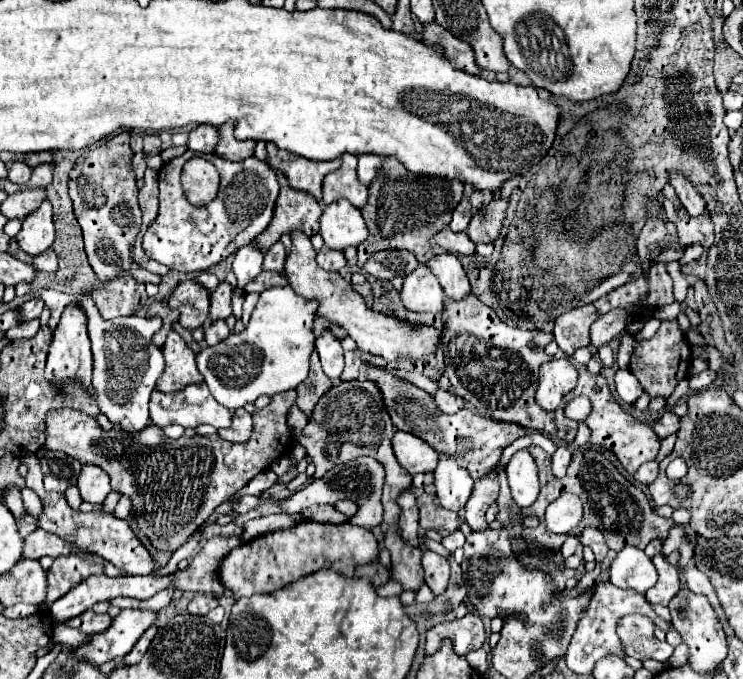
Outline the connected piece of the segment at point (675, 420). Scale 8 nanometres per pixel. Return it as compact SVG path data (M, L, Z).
M666 411L658 421L652 423L652 427L654 427L656 435L664 439L668 435L674 435L680 429L680 417L676 413L672 413L672 411Z

